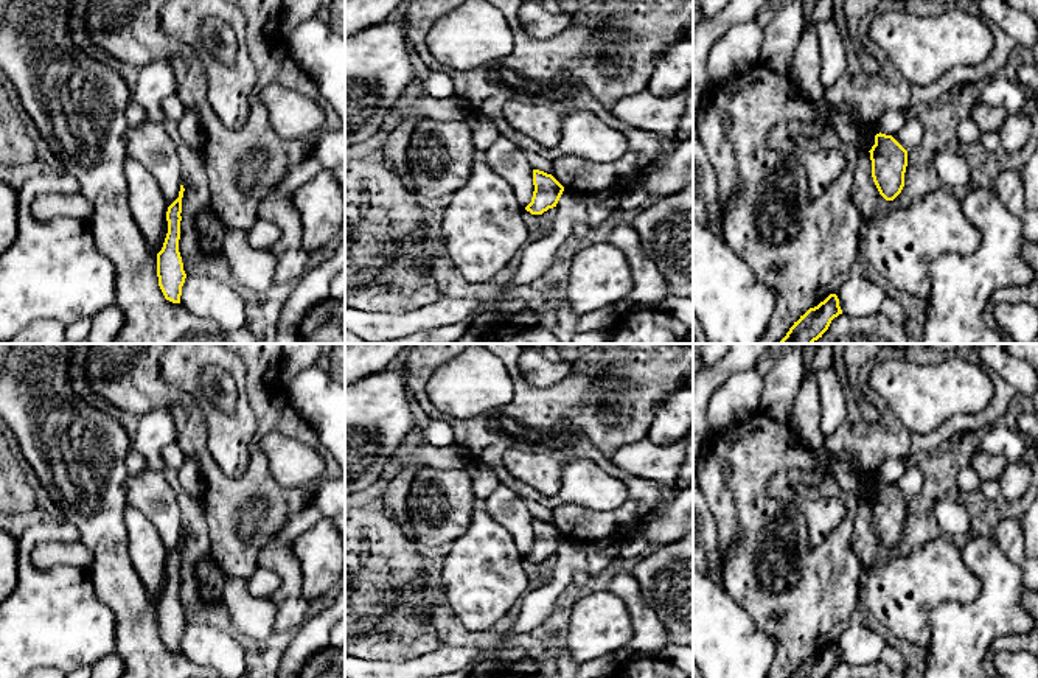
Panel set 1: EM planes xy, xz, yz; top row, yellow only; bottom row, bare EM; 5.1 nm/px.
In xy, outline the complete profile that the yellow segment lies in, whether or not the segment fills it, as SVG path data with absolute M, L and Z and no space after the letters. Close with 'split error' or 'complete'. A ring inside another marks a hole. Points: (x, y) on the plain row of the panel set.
M180 533L179 546L168 555L168 582L162 599L157 602L158 634L165 647L172 652L180 652L182 634L186 627L179 600L183 540L185 536Z; complete

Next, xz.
M533 518L533 546L525 555L531 563L542 563L549 557L556 555L564 535L552 524L539 518Z; complete

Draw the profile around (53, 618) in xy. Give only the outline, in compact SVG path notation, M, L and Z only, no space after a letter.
M68 521L31 524L17 538L19 569L14 591L0 602L0 678L23 678L37 667L54 667L65 675L117 652L117 620L103 603L90 572L73 564L40 569L33 563L33 549L40 543L71 544L81 541Z

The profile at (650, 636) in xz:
M617 571L606 591L625 602L634 628L631 641L614 653L617 664L659 656L670 639L657 614L645 605L634 574Z

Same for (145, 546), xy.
M134 505L124 510L127 529L127 554L152 602L157 600L166 582L166 547L155 526Z

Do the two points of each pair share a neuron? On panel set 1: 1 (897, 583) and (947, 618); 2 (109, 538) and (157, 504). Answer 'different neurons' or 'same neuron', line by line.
1: different neurons
2: different neurons

